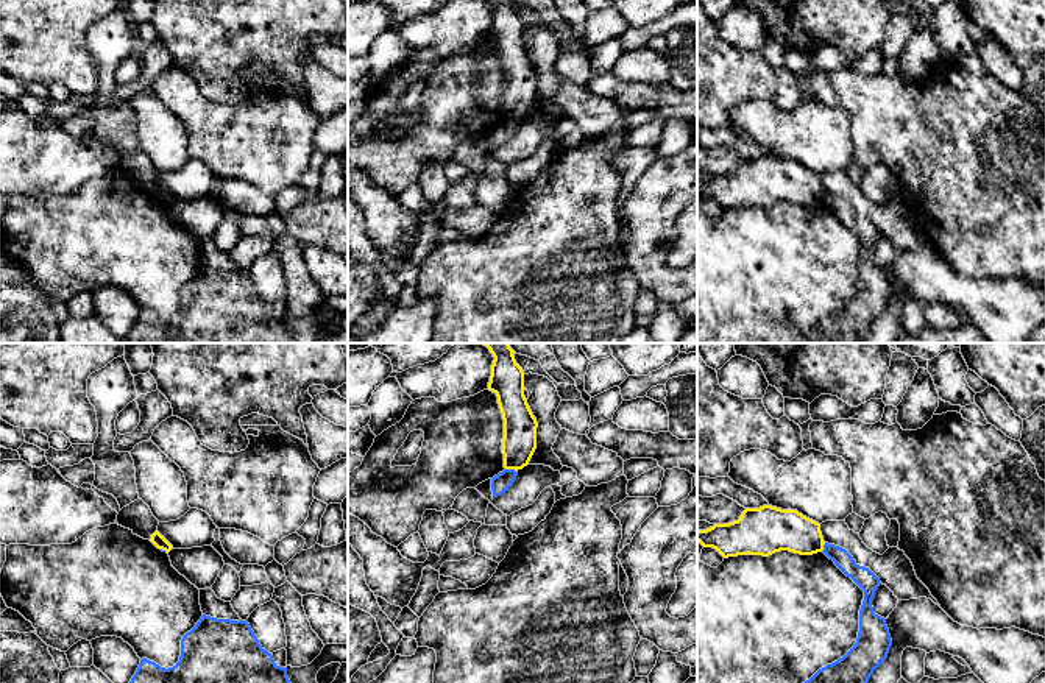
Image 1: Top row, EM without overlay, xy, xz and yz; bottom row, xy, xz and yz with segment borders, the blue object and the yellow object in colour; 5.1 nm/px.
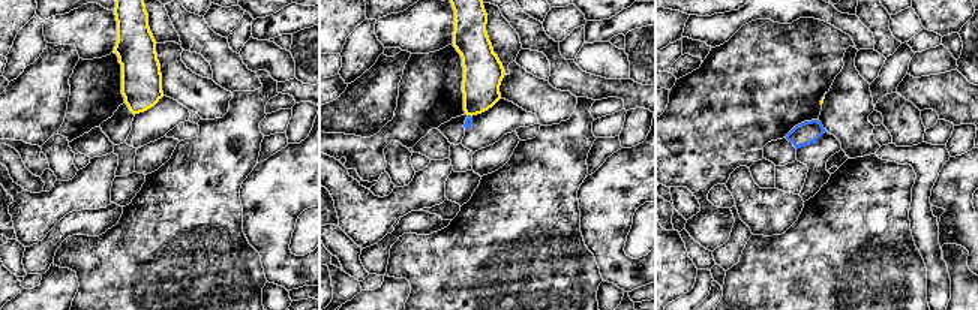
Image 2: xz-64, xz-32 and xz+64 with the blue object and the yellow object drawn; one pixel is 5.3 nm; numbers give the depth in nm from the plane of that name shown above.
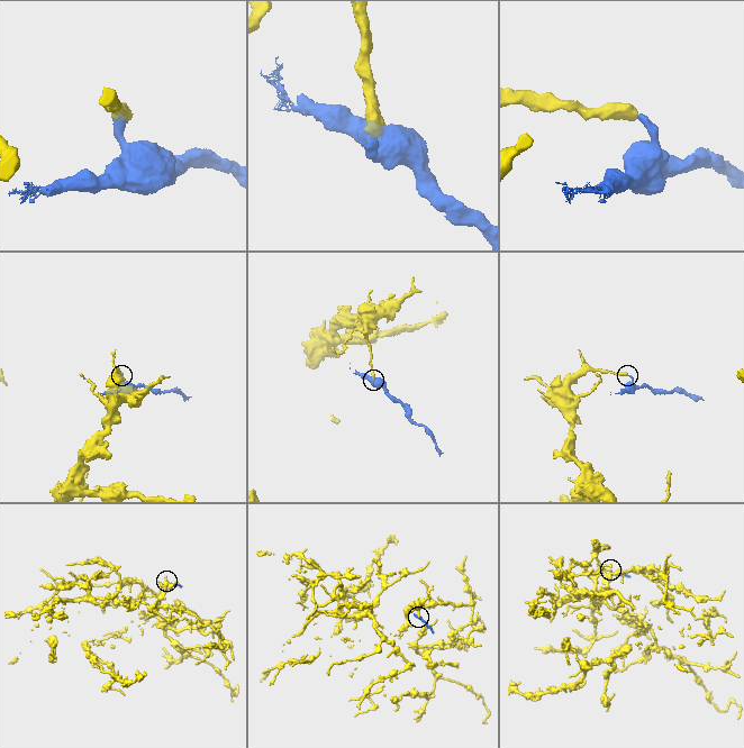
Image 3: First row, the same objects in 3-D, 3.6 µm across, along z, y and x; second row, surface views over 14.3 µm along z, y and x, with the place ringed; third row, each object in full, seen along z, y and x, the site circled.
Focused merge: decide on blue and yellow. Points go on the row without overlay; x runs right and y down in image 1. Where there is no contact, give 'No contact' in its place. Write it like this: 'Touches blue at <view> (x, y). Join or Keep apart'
Touches blue at xz (510, 120). Keep apart

